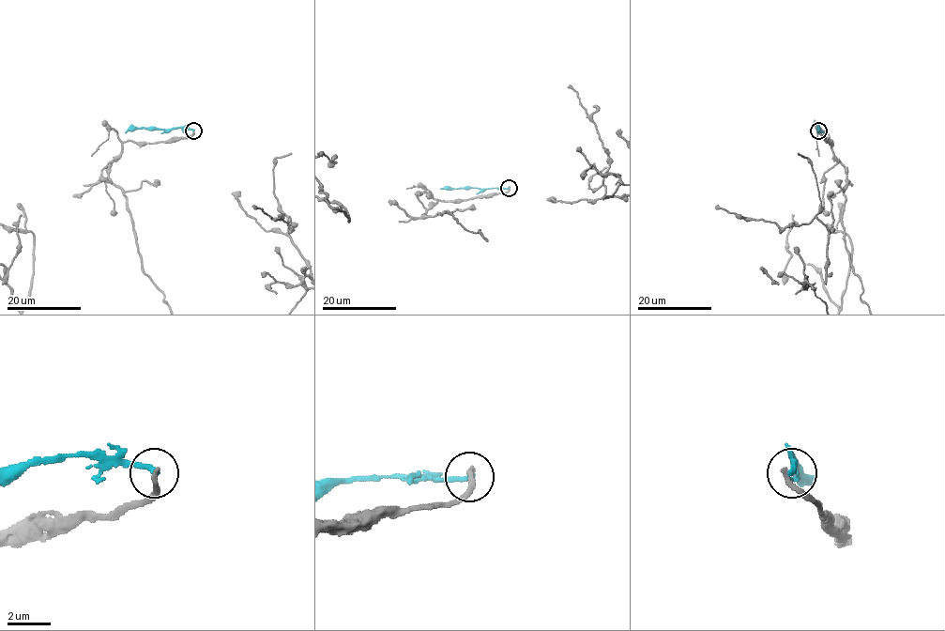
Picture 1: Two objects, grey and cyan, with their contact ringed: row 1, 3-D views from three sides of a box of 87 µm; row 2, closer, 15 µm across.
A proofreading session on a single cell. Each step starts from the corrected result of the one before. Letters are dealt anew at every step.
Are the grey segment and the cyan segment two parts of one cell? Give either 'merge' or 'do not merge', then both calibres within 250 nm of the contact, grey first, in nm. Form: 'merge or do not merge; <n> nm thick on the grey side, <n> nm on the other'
do not merge; 260 nm thick on the grey side, 260 nm on the other

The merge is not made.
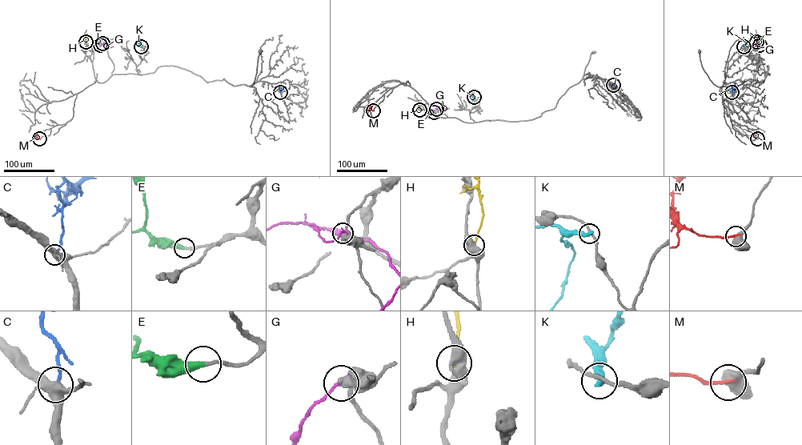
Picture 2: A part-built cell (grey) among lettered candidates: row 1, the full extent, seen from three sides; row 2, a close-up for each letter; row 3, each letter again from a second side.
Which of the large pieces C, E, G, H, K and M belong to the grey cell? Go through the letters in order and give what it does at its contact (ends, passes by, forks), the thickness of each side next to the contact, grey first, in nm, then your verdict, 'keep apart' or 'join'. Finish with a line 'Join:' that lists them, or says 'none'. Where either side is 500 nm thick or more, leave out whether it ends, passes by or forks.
C: it ends | 440/180 nm | keep apart
E: it ends | 200/400 nm | join
G: it ends | 400/200 nm | keep apart
H: 650/200 nm | keep apart
K: it ends | 200/440 nm | keep apart
M: 500/200 nm | keep apart
Join: E

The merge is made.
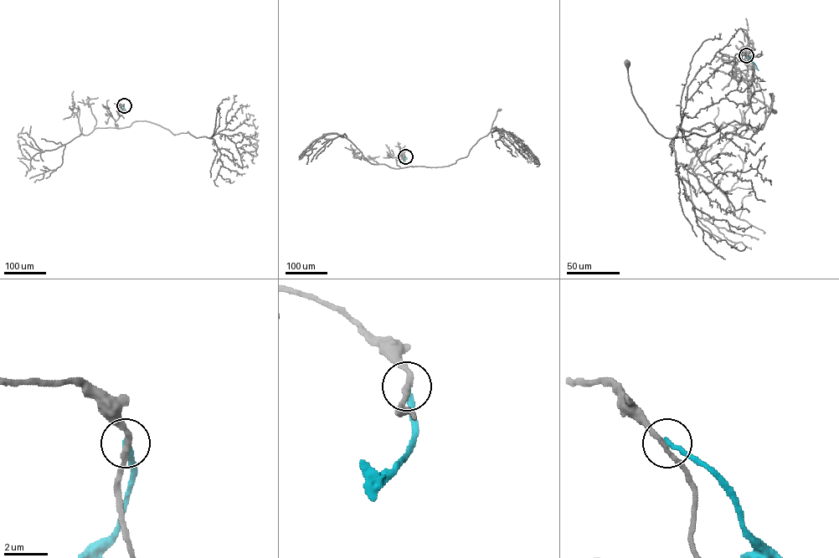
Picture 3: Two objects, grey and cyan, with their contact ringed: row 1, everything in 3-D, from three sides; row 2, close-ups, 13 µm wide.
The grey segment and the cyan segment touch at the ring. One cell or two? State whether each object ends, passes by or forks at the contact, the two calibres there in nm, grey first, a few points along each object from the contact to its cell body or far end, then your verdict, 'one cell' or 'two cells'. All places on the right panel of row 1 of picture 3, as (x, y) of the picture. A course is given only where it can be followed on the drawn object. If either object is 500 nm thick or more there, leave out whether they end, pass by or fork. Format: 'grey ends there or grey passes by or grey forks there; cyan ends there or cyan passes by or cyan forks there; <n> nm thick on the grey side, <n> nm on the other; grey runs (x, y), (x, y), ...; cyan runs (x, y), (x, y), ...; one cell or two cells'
grey passes by; cyan ends there; 220 nm thick on the grey side, 240 nm on the other; grey runs (746, 55), (753, 96), (774, 113), (773, 94), (762, 129), (733, 120), (674, 138), (638, 105), (627, 63); cyan runs (746, 55), (758, 70); two cells

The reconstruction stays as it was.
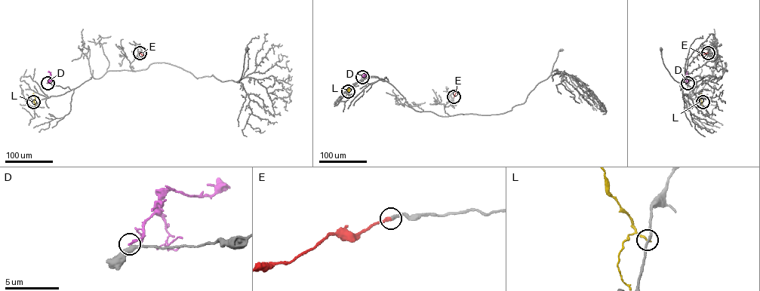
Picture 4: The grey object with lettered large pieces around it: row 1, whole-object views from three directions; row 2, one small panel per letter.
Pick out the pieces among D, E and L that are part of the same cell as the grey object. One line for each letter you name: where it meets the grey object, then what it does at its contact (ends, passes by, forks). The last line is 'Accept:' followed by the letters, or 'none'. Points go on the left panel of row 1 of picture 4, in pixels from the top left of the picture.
E: meets grey at (140, 53); it ends there
Accept: E

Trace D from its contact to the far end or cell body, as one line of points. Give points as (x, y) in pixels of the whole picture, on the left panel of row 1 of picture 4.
D: (47, 83), (50, 74), (47, 71)

